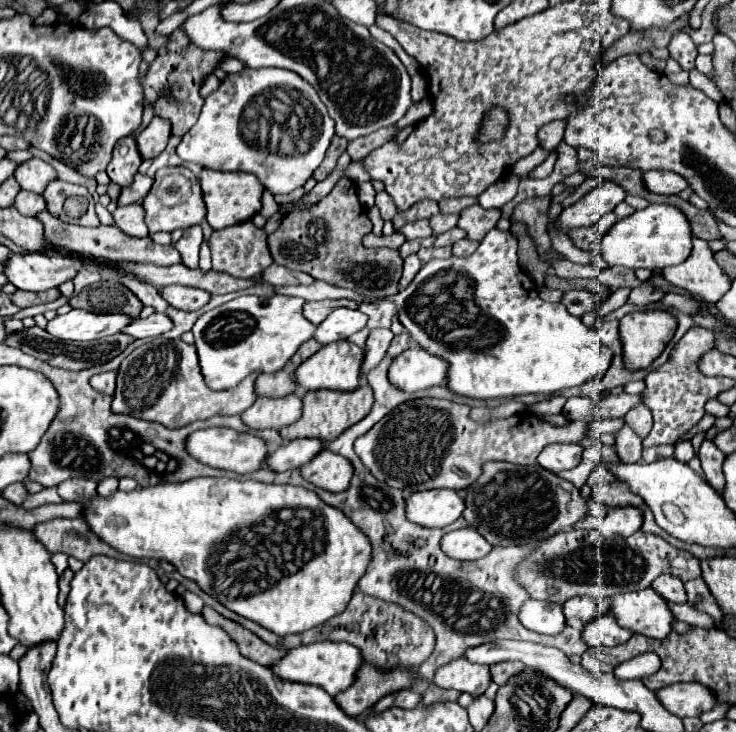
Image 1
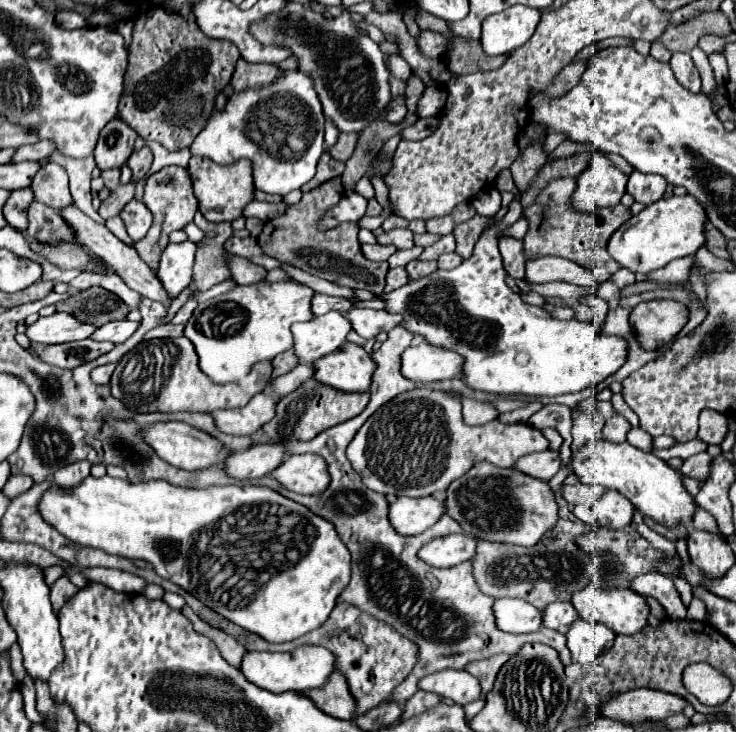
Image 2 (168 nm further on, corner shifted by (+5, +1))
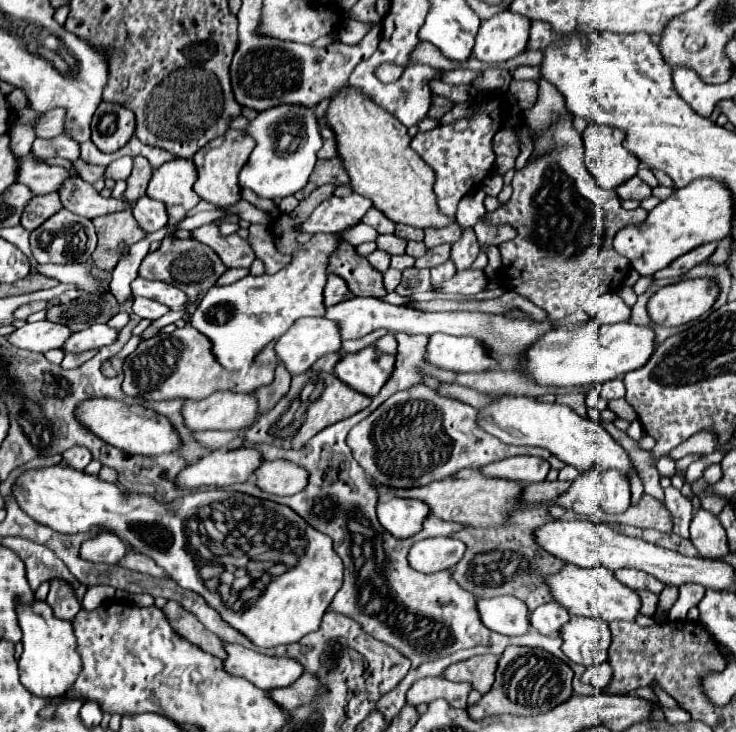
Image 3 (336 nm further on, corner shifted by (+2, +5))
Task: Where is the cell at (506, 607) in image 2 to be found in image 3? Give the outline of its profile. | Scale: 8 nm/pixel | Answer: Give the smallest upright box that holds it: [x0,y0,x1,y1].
[479,595,531,635]

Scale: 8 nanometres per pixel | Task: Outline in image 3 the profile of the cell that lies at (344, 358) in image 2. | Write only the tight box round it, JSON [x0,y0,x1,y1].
[335,345,395,397]

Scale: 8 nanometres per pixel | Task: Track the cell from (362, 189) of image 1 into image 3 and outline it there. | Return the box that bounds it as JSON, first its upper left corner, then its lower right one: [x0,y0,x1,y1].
[303,195,371,233]

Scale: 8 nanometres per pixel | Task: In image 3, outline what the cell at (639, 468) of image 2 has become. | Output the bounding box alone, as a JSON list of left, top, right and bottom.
[479,395,637,477]

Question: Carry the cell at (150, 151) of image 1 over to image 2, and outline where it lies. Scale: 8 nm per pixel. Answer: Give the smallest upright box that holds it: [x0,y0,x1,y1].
[126,147,152,183]

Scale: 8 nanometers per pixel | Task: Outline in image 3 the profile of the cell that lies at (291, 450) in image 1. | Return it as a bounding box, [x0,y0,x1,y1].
[179,447,263,487]

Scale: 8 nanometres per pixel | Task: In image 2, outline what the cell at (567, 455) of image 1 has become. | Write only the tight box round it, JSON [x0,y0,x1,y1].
[512,449,560,481]

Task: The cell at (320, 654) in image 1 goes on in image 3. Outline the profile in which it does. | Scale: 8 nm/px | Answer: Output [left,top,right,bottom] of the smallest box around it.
[225,643,305,689]

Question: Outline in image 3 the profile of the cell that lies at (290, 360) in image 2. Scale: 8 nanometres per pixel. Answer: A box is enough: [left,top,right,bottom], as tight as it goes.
[255,363,291,413]

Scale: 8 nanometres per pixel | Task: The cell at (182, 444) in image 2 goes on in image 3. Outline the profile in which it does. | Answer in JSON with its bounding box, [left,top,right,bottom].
[77,399,183,455]

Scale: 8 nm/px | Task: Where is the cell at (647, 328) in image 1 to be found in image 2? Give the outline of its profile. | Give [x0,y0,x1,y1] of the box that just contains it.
[630,299,688,349]

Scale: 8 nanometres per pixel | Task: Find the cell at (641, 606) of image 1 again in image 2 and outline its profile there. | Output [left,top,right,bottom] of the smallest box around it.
[570,585,650,635]

